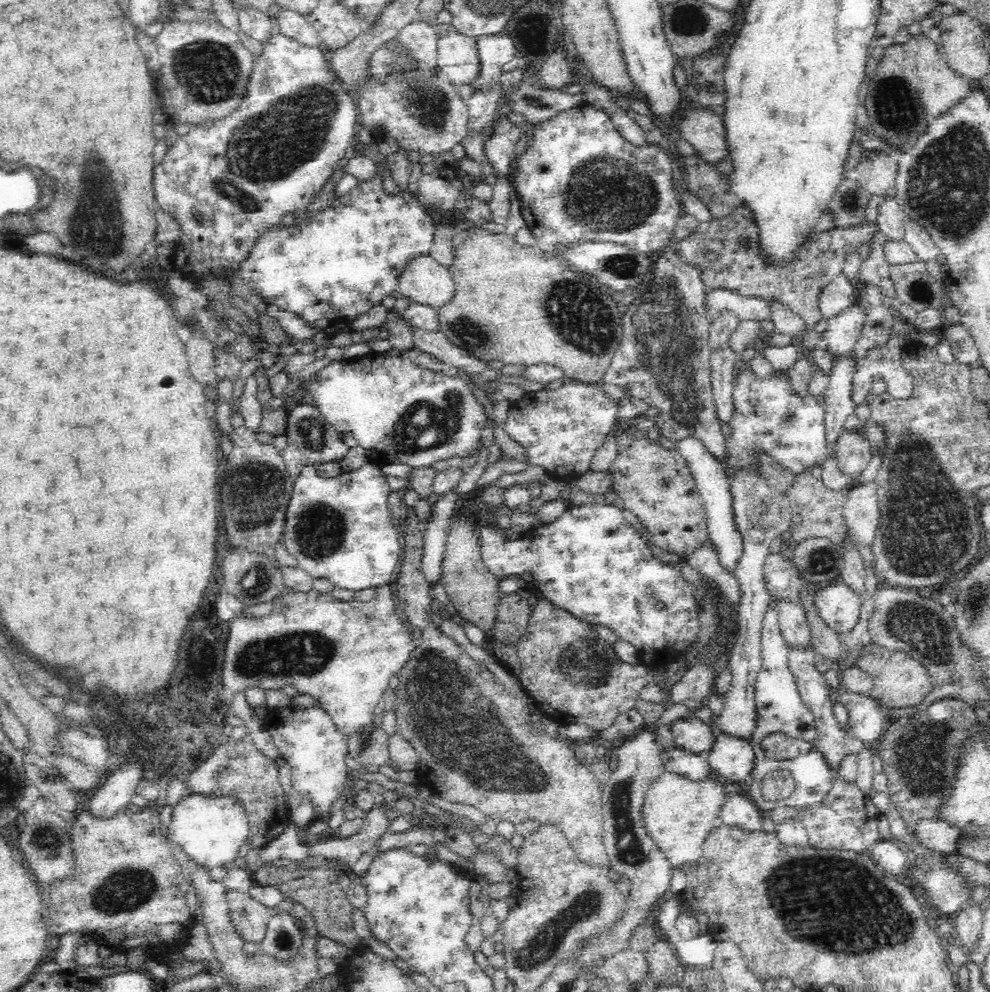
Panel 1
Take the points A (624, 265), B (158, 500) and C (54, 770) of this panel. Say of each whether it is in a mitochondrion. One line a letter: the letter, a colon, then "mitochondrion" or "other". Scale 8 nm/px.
A: mitochondrion
B: other
C: other

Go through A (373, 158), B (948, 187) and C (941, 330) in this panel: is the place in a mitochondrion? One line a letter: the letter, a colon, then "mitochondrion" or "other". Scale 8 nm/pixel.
A: other
B: mitochondrion
C: other

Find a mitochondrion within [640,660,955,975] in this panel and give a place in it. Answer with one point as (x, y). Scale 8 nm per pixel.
(857, 914)

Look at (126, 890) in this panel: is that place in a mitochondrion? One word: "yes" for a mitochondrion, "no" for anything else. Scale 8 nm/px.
yes

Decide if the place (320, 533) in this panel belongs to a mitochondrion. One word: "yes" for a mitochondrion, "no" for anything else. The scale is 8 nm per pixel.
yes

